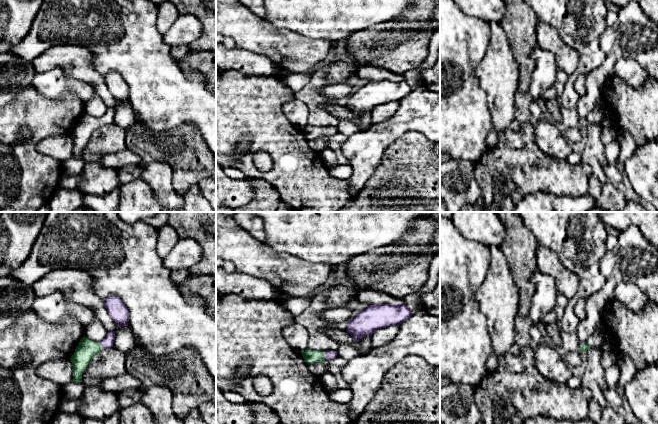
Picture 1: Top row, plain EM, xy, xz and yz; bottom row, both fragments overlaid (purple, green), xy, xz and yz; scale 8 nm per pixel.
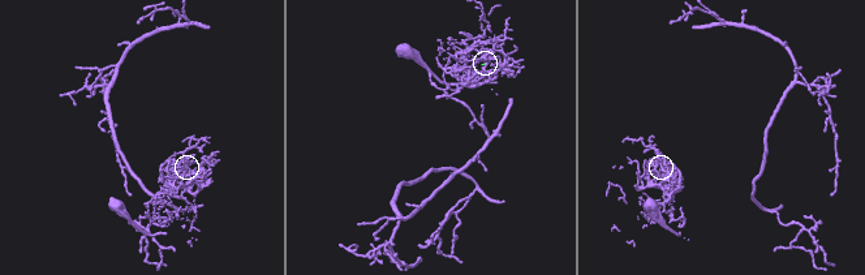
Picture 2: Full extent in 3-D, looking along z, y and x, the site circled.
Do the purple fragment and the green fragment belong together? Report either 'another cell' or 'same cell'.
same cell

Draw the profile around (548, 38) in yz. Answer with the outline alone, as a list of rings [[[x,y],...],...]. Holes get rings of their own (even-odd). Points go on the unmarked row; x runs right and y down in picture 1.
[[[538,21],[536,26],[537,46],[555,55],[560,69],[571,76],[579,67],[578,52],[569,47],[551,25]]]

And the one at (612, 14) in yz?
[[[607,2],[606,7],[607,7],[606,24],[607,26],[612,26],[618,17],[618,12],[615,10],[613,3]]]

